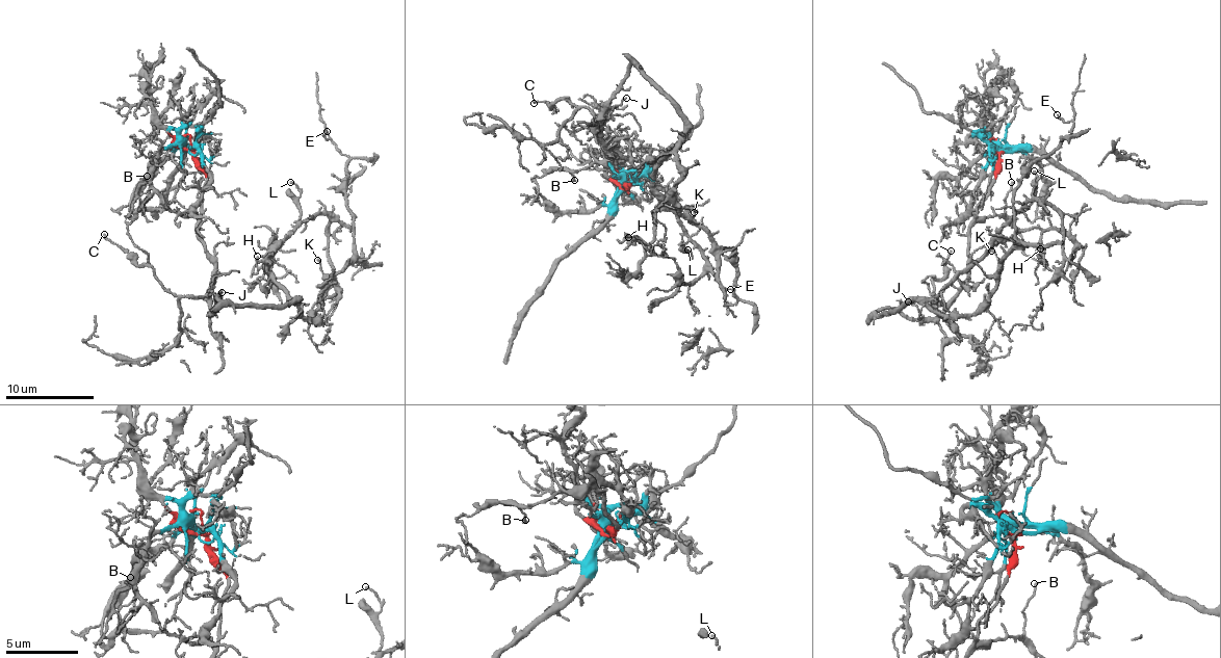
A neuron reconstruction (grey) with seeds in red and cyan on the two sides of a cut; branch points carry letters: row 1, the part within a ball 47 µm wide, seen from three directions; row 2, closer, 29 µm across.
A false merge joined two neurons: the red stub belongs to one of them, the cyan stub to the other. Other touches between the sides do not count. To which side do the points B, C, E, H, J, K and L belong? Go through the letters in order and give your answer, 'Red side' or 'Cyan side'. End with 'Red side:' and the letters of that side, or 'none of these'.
B: Red side
C: Red side
E: Red side
H: Red side
J: Red side
K: Red side
L: Red side
Red side: B, C, E, H, J, K, L

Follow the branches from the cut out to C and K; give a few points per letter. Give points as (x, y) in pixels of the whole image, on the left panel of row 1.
C: (191, 148), (205, 180), (198, 237), (214, 266), (205, 296), (172, 293), (151, 267), (138, 265), (104, 233)
K: (191, 148), (205, 180), (198, 237), (214, 266), (213, 311), (214, 297), (299, 301), (319, 322), (316, 259)

